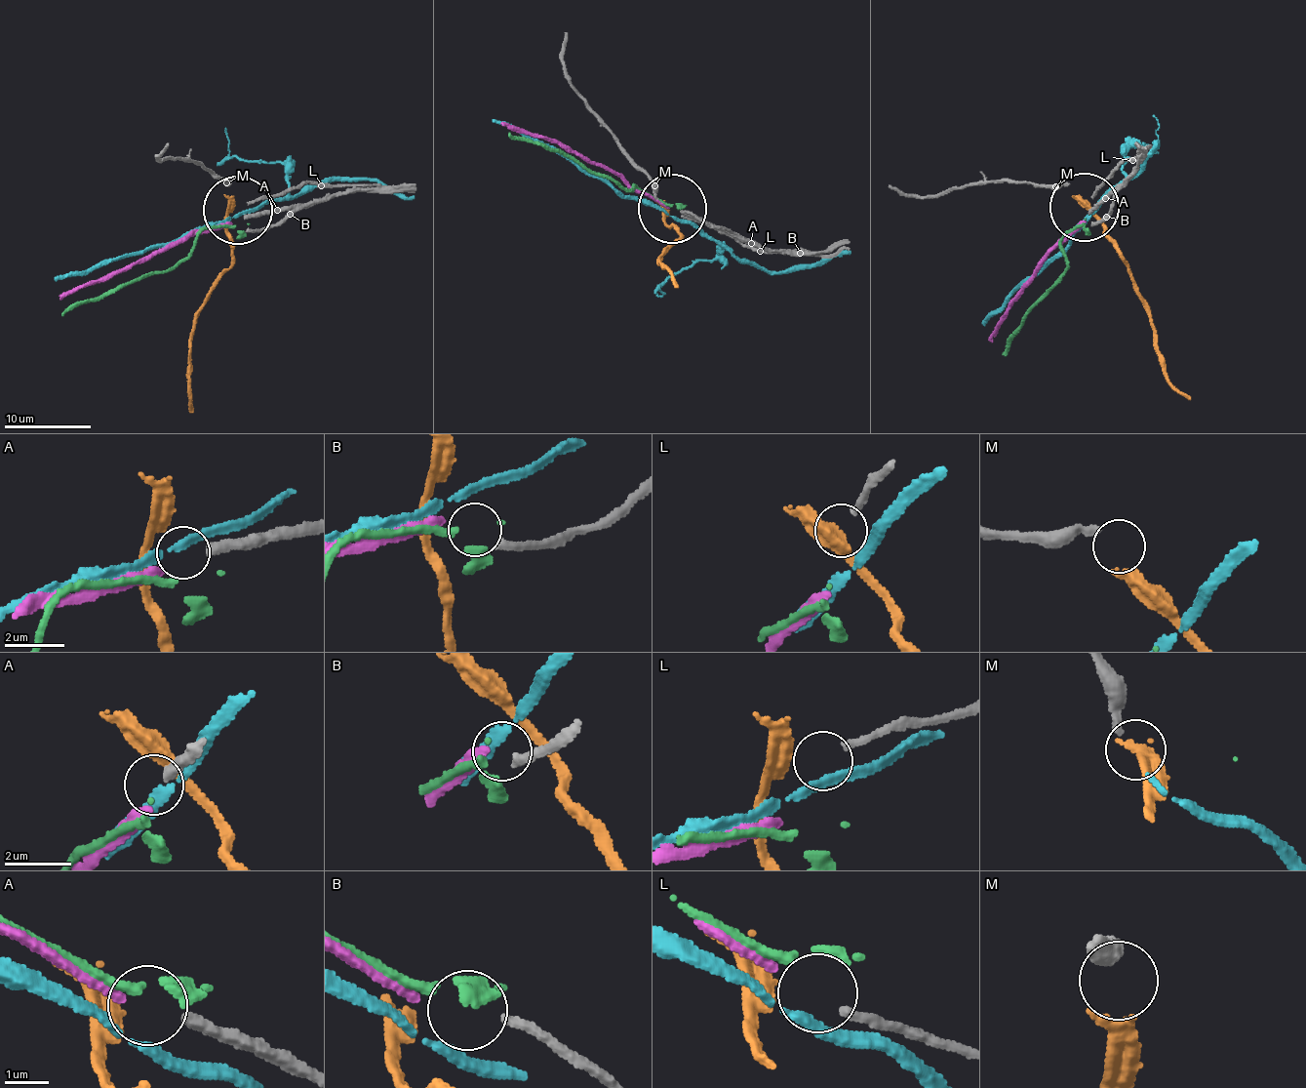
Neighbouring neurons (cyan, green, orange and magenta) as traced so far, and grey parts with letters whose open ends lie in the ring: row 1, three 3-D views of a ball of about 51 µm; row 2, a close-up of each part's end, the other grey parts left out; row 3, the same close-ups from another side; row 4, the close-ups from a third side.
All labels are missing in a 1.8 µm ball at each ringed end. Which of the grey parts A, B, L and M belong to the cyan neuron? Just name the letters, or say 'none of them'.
none of them

